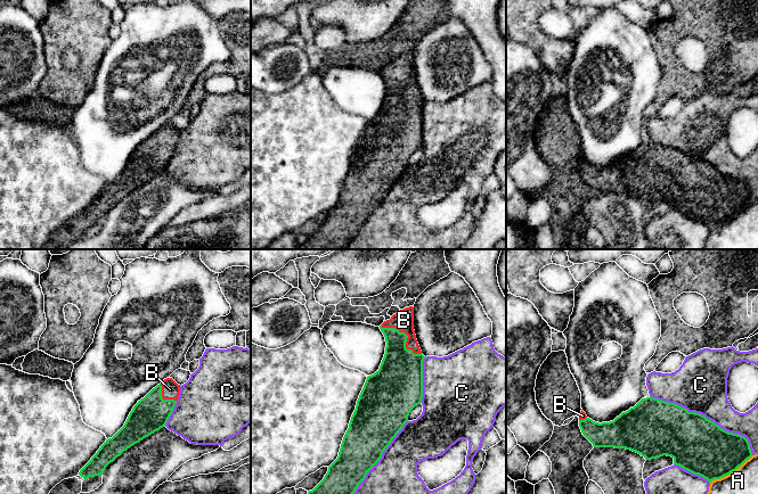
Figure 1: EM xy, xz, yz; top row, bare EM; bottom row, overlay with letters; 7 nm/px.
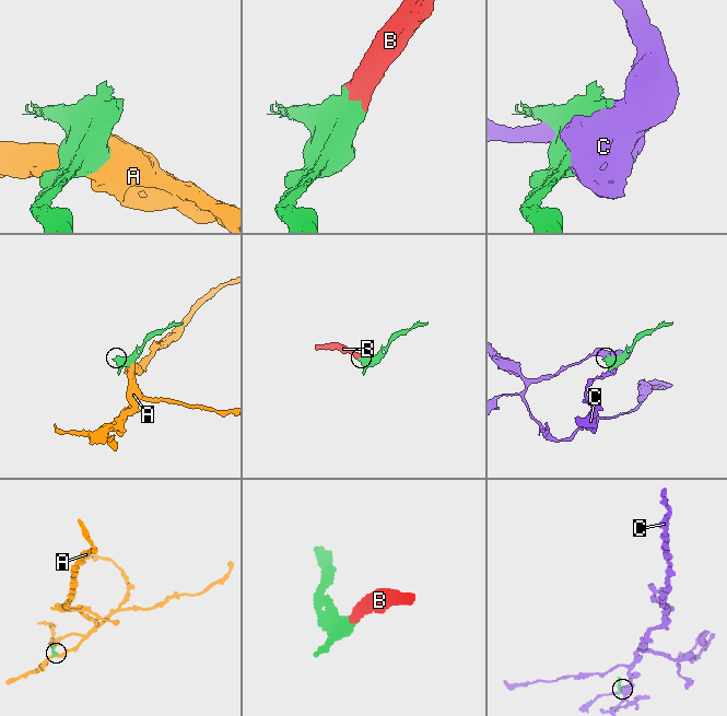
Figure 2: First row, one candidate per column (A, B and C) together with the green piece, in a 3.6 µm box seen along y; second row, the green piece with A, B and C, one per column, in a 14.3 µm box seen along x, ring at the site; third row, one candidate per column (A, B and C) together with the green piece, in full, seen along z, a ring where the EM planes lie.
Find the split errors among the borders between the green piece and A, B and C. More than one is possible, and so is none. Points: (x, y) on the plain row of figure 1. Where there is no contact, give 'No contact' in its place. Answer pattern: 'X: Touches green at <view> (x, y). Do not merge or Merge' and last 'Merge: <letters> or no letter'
A: Touches green at yz (731, 216). Do not merge
B: Touches green at xz (407, 81). Merge
C: Touches green at yz (704, 162). Do not merge
Merge: B

